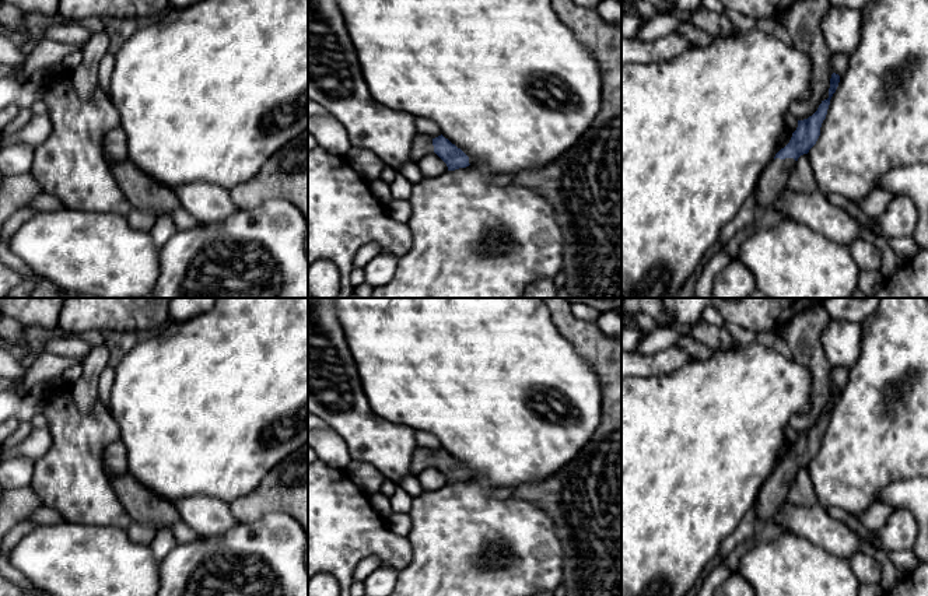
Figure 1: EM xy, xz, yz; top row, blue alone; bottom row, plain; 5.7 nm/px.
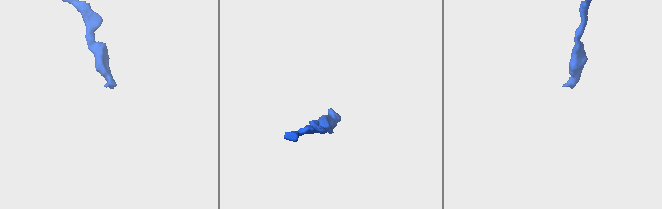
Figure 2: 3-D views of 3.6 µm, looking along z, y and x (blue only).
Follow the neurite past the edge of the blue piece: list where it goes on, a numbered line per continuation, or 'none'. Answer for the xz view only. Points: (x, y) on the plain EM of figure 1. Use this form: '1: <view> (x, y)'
1: xz (422, 459)

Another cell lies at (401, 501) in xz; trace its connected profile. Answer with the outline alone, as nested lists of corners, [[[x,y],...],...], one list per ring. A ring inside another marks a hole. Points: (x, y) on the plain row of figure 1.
[[[398,487],[395,494],[389,499],[393,512],[399,513],[410,512],[413,497],[410,497],[403,488]]]

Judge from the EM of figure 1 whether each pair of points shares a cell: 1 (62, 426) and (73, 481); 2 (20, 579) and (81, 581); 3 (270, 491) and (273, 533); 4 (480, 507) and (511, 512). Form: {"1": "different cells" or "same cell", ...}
{"1": "same cell", "2": "different cells", "3": "different cells", "4": "same cell"}

